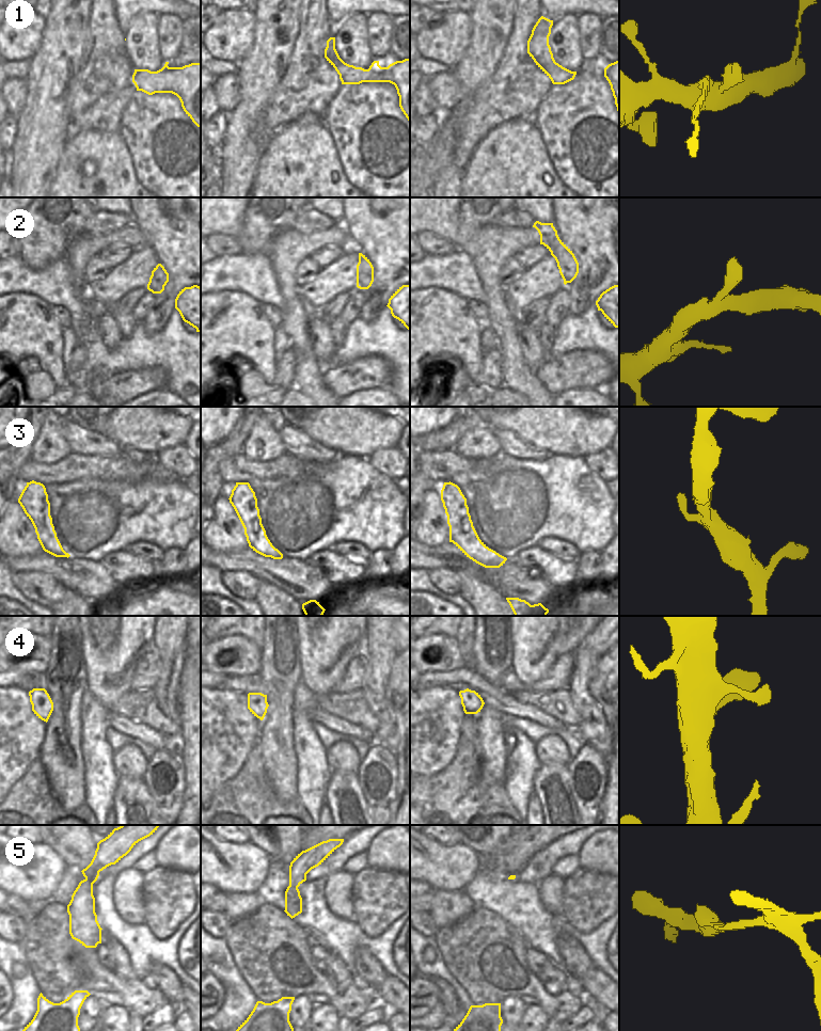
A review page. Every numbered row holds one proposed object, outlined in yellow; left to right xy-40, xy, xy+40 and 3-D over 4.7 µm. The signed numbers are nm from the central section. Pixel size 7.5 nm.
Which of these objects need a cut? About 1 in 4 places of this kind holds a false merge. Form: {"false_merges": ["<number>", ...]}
{"false_merges": []}

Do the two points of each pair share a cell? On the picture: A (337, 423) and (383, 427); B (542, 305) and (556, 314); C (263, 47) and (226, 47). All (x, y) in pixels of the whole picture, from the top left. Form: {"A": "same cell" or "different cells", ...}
{"A": "same cell", "B": "different cells", "C": "different cells"}

